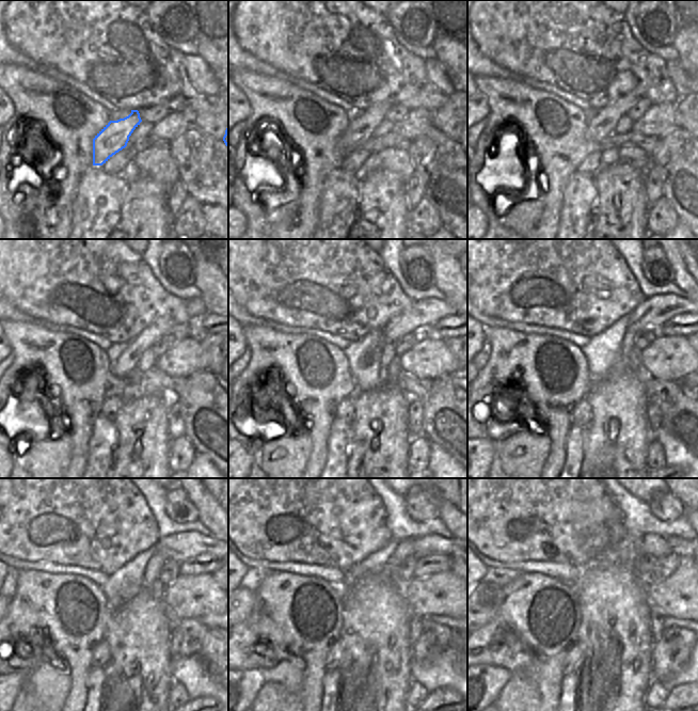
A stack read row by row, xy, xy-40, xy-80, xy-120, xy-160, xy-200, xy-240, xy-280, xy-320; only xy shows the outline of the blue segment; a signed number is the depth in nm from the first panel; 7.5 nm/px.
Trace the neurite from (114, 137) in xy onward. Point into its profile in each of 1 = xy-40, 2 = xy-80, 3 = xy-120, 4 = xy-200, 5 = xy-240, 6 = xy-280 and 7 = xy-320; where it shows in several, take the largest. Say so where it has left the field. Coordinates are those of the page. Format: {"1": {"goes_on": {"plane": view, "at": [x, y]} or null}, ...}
{"1": {"goes_on": {"plane": "xy-40", "at": [360, 129]}}, "2": {"goes_on": {"plane": "xy-80", "at": [603, 124]}}, "3": {"goes_on": {"plane": "xy-120", "at": [127, 363]}}, "4": {"goes_on": {"plane": "xy-200", "at": [654, 312]}}, "5": {"goes_on": {"plane": "xy-240", "at": [180, 547]}}, "6": {"goes_on": {"plane": "xy-280", "at": [428, 544]}}, "7": {"goes_on": {"plane": "xy-320", "at": [681, 547]}}}

